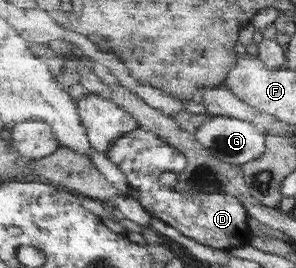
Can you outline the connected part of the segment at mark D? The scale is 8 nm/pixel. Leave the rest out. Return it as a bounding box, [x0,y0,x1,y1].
[106,127,253,250]

